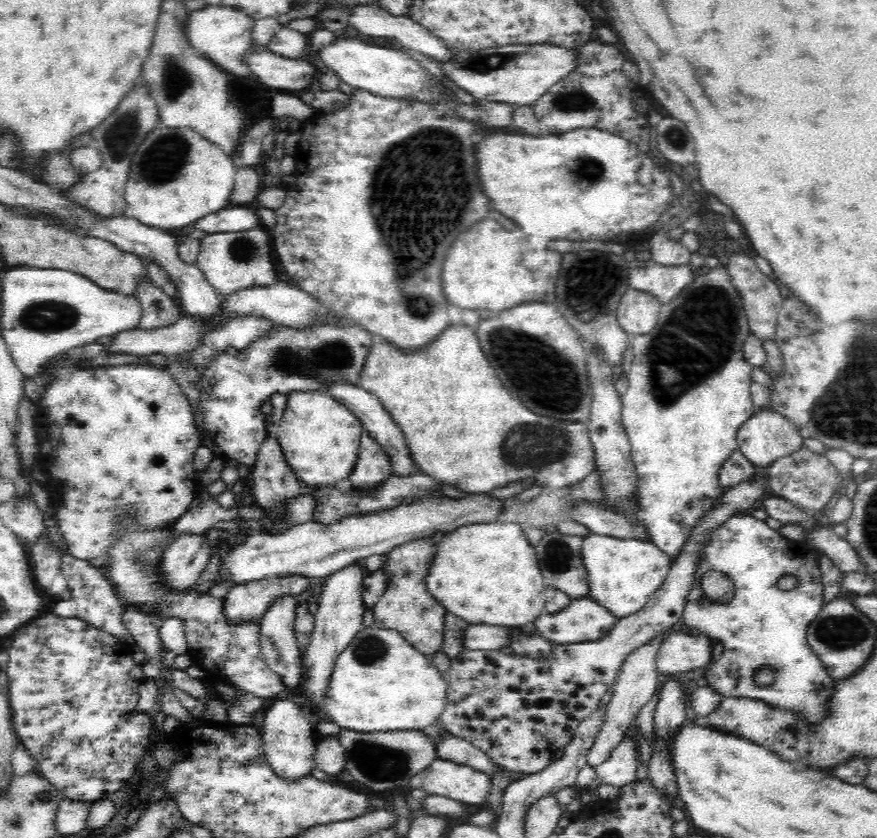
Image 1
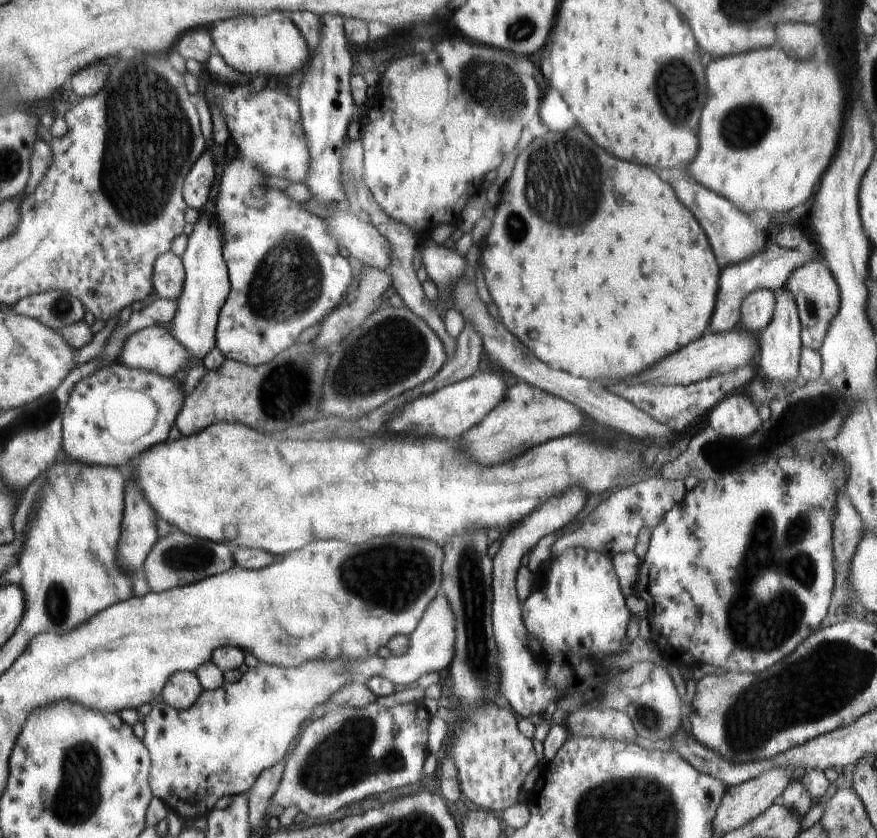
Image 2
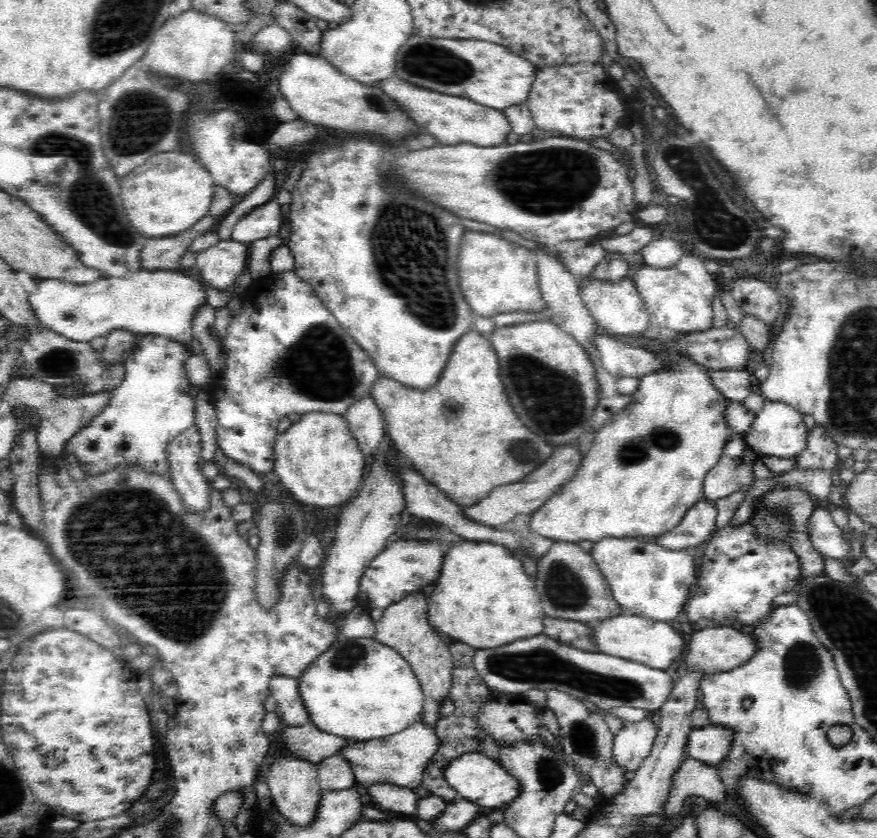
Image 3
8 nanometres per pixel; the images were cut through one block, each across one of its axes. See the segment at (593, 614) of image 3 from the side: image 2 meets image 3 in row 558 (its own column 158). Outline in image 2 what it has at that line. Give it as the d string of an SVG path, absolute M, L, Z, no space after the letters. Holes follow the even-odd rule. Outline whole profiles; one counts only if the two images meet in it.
M174 528L167 535L159 537L151 552L148 553L143 567L146 584L150 588L149 592L161 593L229 571L235 566L232 558L235 549L230 545L184 534Z

